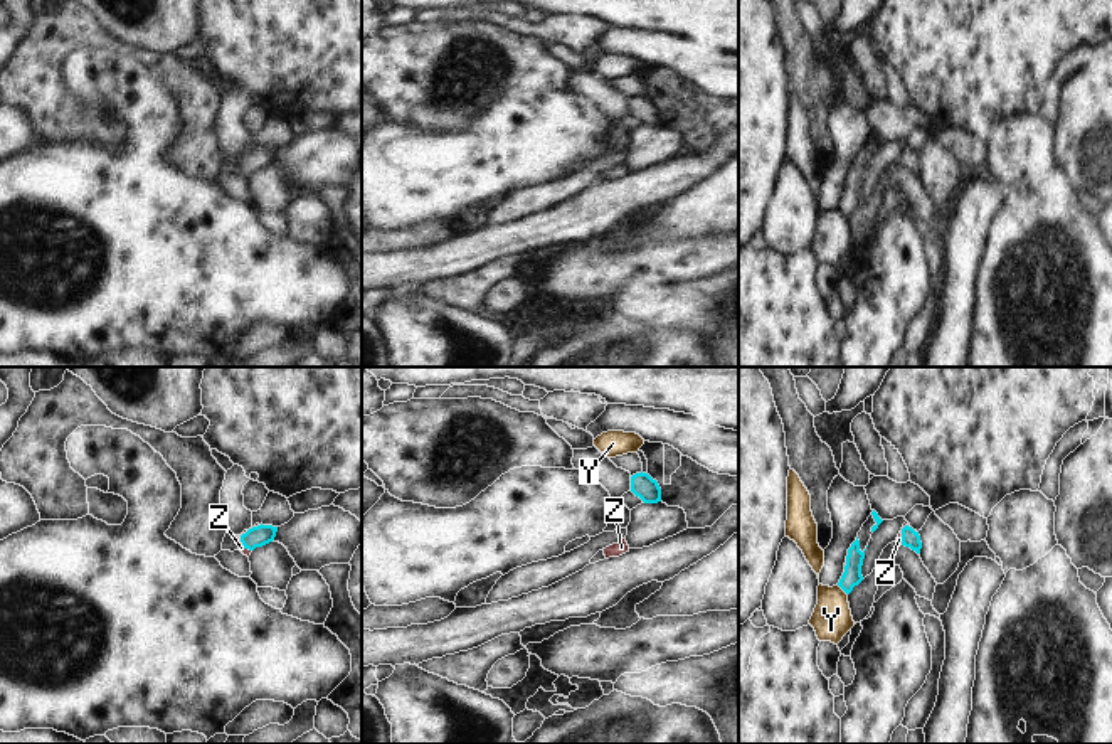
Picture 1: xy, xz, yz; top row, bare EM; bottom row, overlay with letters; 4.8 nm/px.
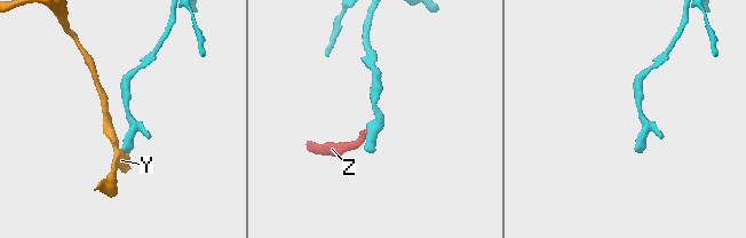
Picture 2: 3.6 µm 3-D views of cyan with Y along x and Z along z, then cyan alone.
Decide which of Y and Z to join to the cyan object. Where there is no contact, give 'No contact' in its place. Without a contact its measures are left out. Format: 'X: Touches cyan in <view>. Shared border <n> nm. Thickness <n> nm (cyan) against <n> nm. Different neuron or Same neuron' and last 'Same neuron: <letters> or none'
Y: Touches cyan in yz. Shared border 70 nm. Thickness 90 nm (cyan) against 190 nm. Different neuron
Z: Touches cyan in xy. Shared border 110 nm. Thickness 100 nm (cyan) against 30 nm. Same neuron
Same neuron: Z

